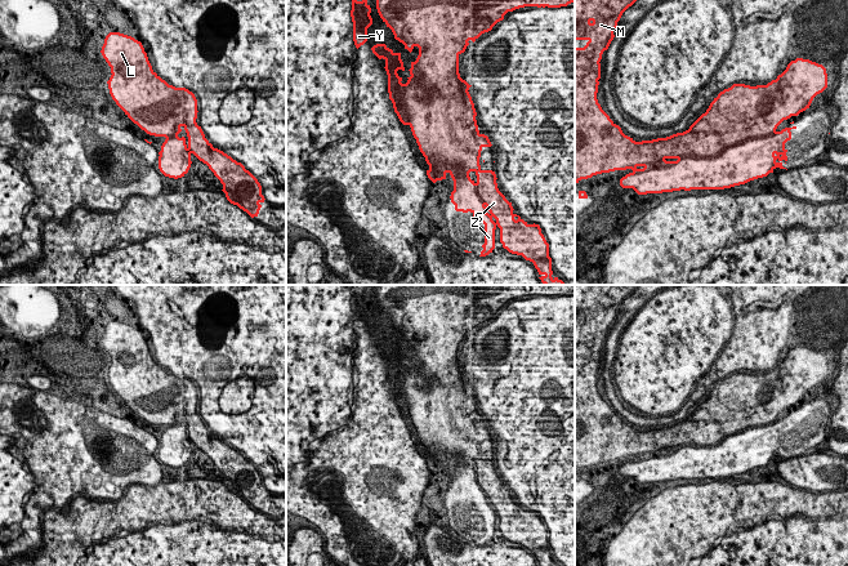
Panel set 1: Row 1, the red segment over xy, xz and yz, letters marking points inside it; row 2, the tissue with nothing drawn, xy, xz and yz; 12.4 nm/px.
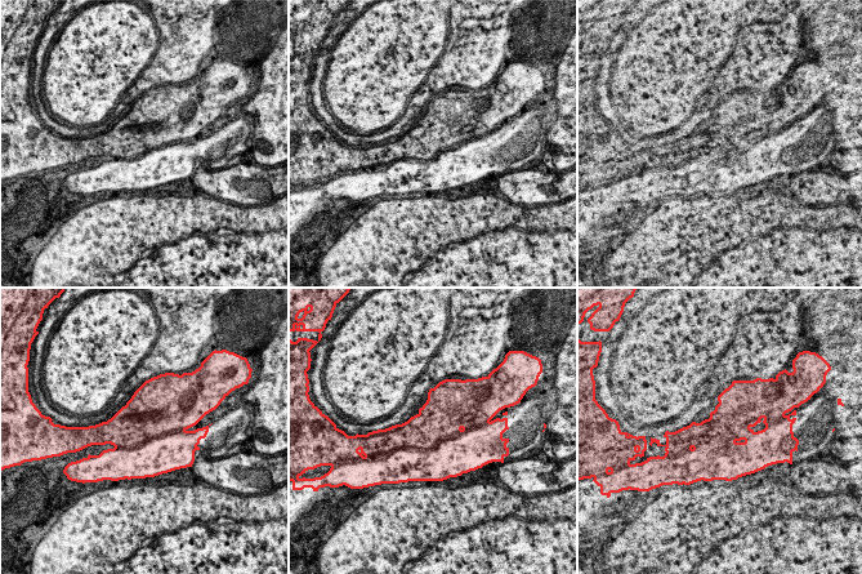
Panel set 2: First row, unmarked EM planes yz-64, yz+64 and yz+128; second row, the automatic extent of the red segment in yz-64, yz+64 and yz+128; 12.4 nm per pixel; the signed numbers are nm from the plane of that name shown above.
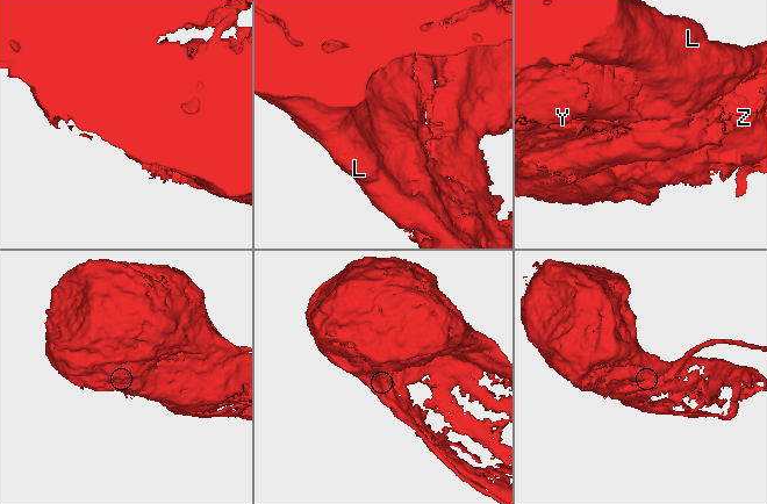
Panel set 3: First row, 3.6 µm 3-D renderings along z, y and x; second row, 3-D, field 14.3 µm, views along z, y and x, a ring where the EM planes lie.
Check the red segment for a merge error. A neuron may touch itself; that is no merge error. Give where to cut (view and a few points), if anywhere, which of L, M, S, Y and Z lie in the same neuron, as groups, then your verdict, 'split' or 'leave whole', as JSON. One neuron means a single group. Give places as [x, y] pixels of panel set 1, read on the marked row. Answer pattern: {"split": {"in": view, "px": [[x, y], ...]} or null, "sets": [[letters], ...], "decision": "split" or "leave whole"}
{"split": {"in": "yz", "px": [[779, 132], [629, 174]]}, "sets": [["L", "M", "S", "Y"], ["Z"]], "decision": "split"}

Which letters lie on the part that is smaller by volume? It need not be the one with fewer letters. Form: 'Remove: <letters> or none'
Remove: Z

